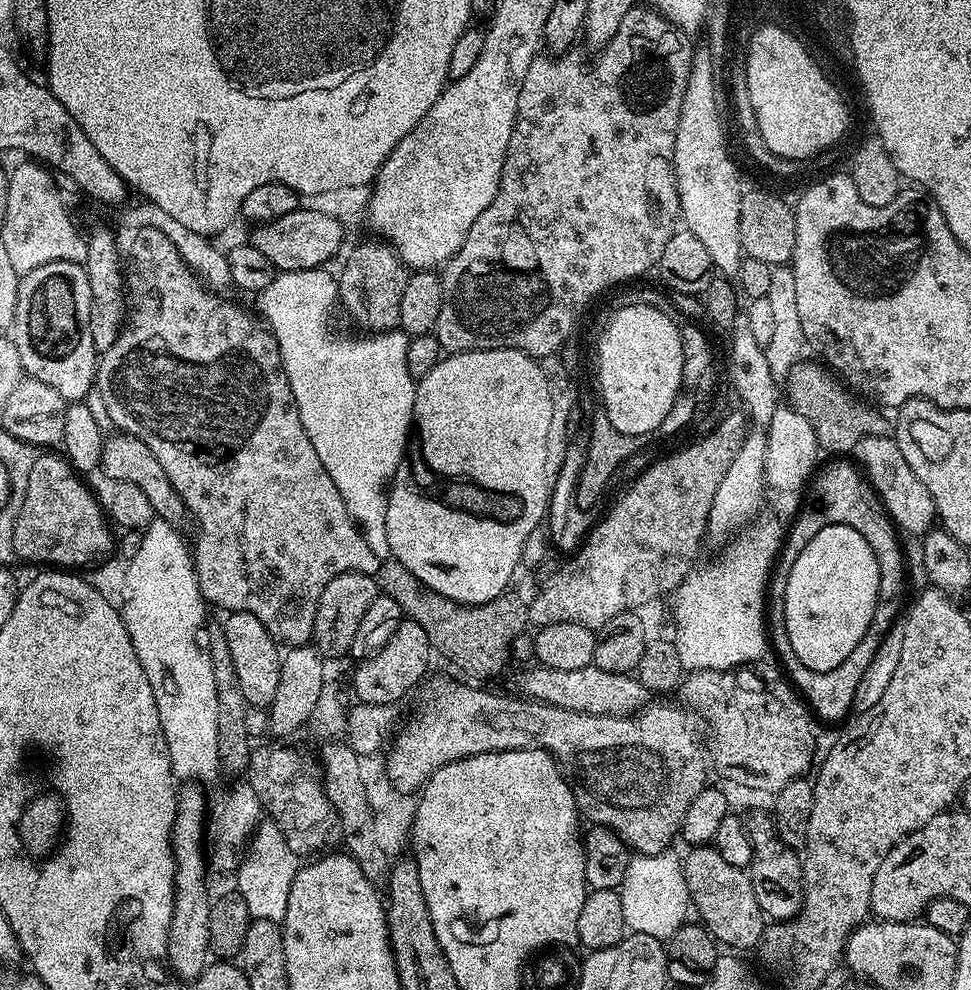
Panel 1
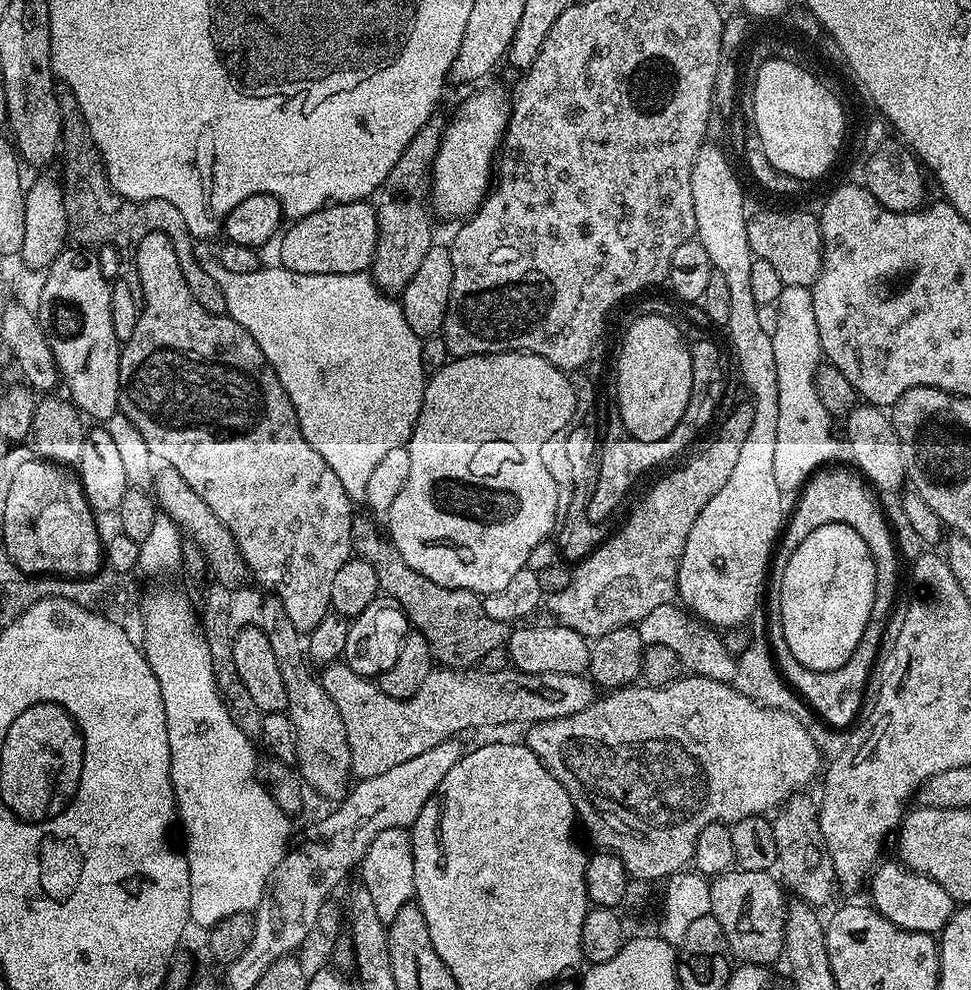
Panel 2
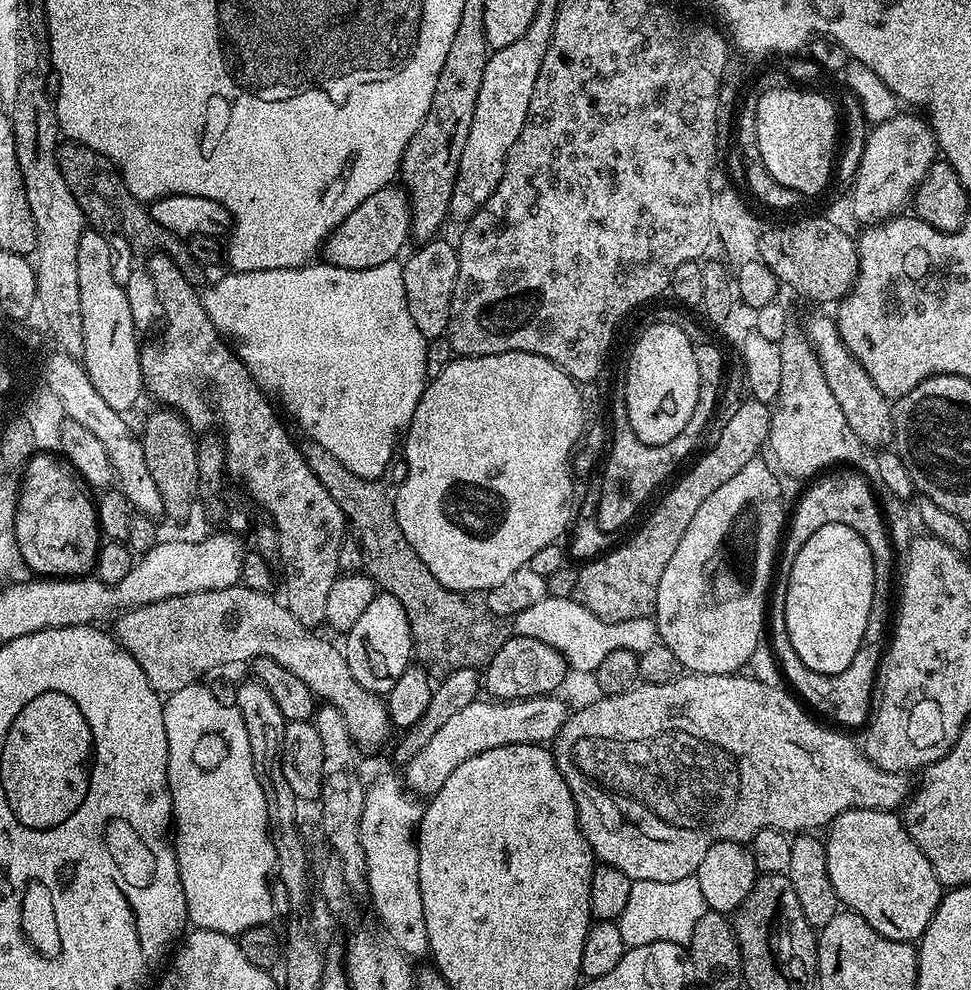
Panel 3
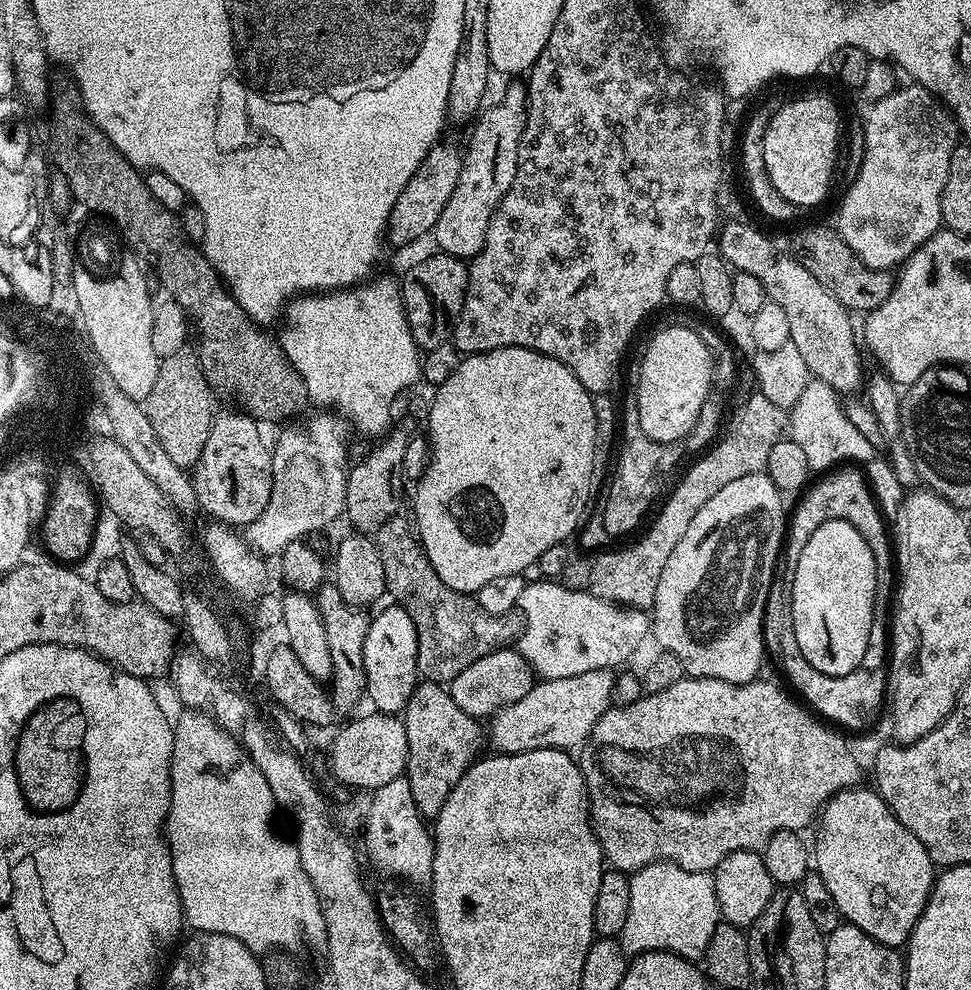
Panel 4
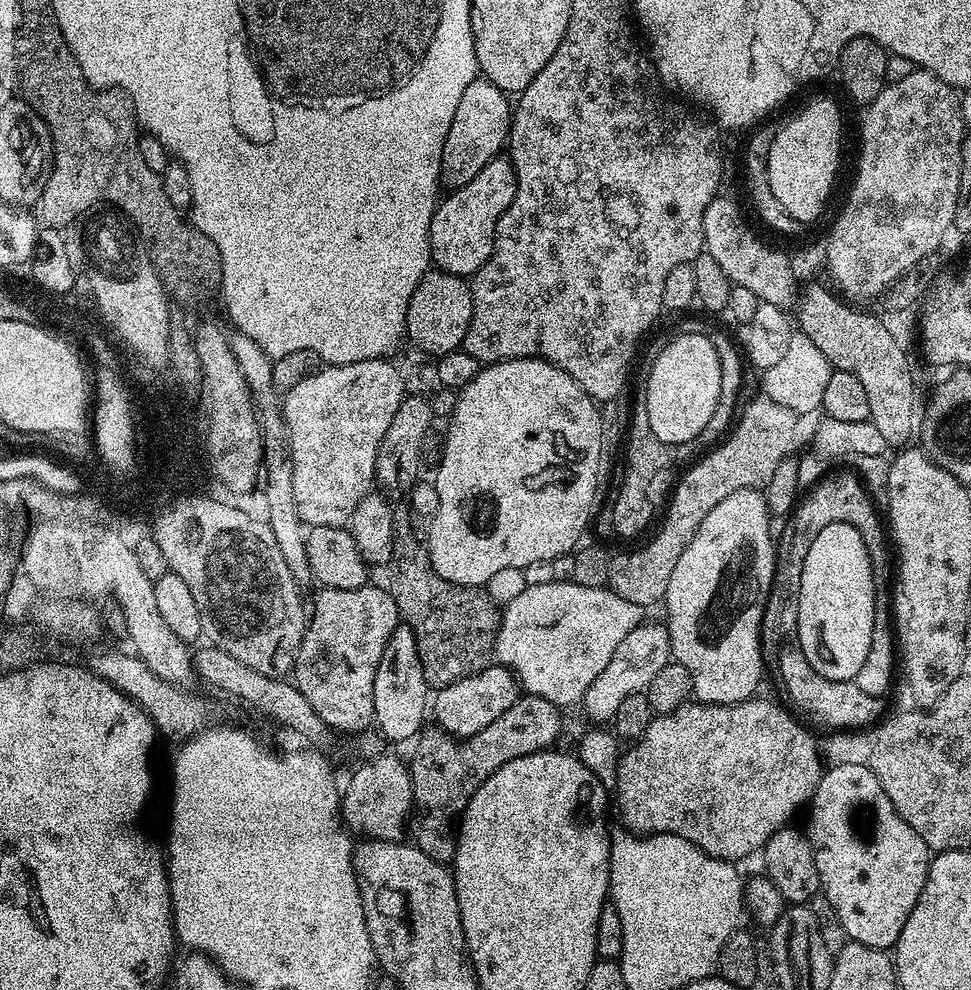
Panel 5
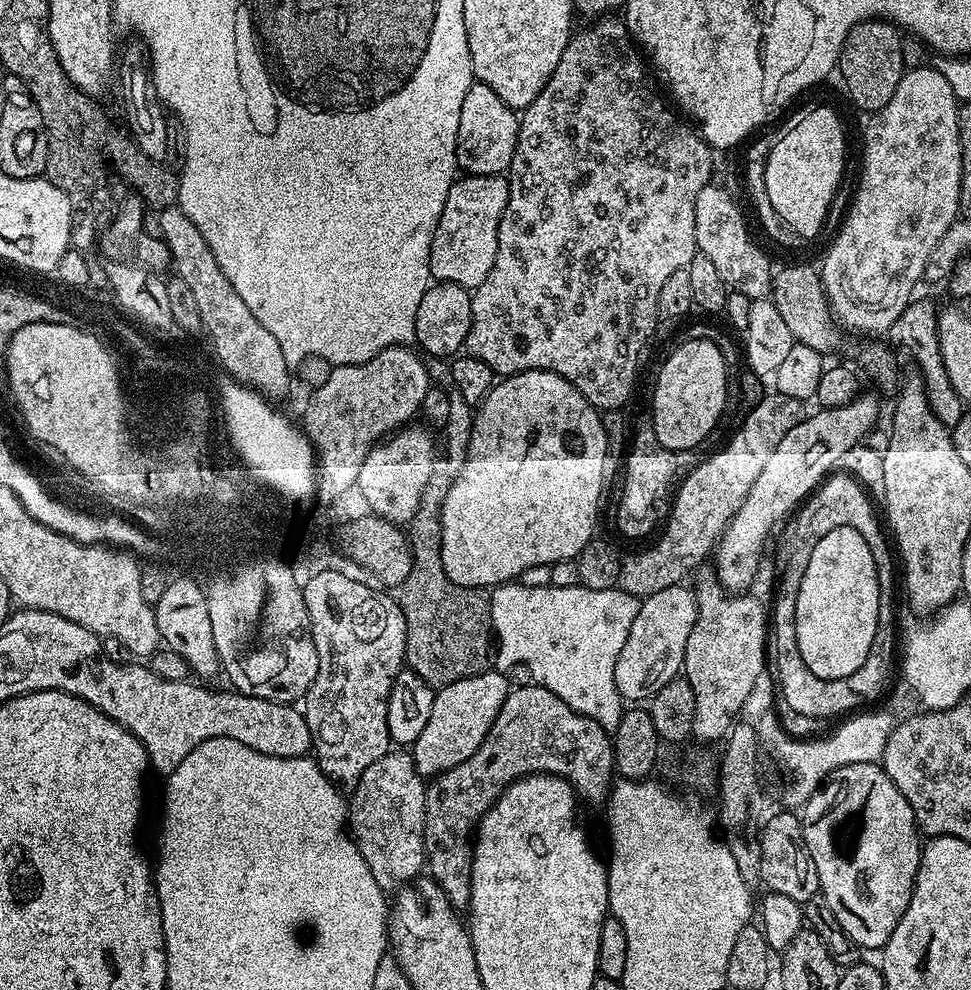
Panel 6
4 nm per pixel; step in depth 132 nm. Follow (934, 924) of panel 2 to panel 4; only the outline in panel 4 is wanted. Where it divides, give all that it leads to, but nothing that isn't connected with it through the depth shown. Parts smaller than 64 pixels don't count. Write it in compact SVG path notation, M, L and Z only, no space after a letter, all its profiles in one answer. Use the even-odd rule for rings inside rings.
M853 786L842 789L824 805L818 816L820 829L814 844L814 871L826 882L834 906L847 923L858 926L870 938L882 942L887 948L899 949L907 945L922 910L932 893L932 885L938 875L926 846L898 822L890 806L879 792L871 787Z

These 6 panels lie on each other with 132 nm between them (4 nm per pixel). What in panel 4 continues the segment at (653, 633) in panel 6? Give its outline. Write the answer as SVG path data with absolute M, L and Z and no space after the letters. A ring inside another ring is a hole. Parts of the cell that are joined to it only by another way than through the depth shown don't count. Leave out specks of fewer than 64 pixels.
M613 669L586 670L574 678L554 678L533 683L530 694L491 717L486 736L500 754L529 752L539 748L579 749L594 730L598 718L613 707Z

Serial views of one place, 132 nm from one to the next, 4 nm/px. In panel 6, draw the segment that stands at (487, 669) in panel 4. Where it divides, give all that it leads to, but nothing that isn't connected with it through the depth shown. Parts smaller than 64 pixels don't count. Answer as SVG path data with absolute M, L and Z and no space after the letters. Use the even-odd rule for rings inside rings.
M485 670L476 676L467 676L458 682L450 682L450 686L439 689L433 695L430 719L422 729L422 734L418 734L418 738L410 746L410 755L420 776L425 778L441 776L446 770L466 762L466 758L470 758L470 754L474 754L474 750L482 746L482 738L486 738L490 726L494 726L494 718L498 718L498 710L502 710L502 702L510 691L510 683L508 684L504 676L507 675L500 670Z

